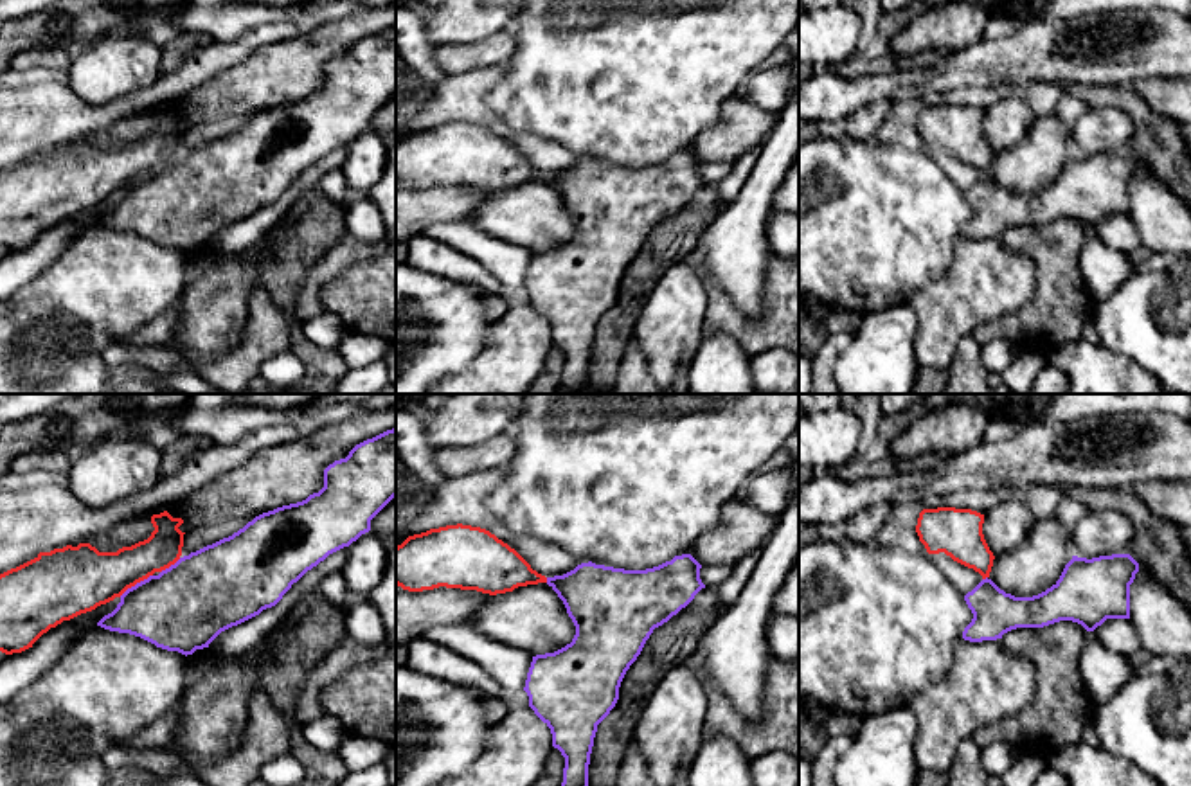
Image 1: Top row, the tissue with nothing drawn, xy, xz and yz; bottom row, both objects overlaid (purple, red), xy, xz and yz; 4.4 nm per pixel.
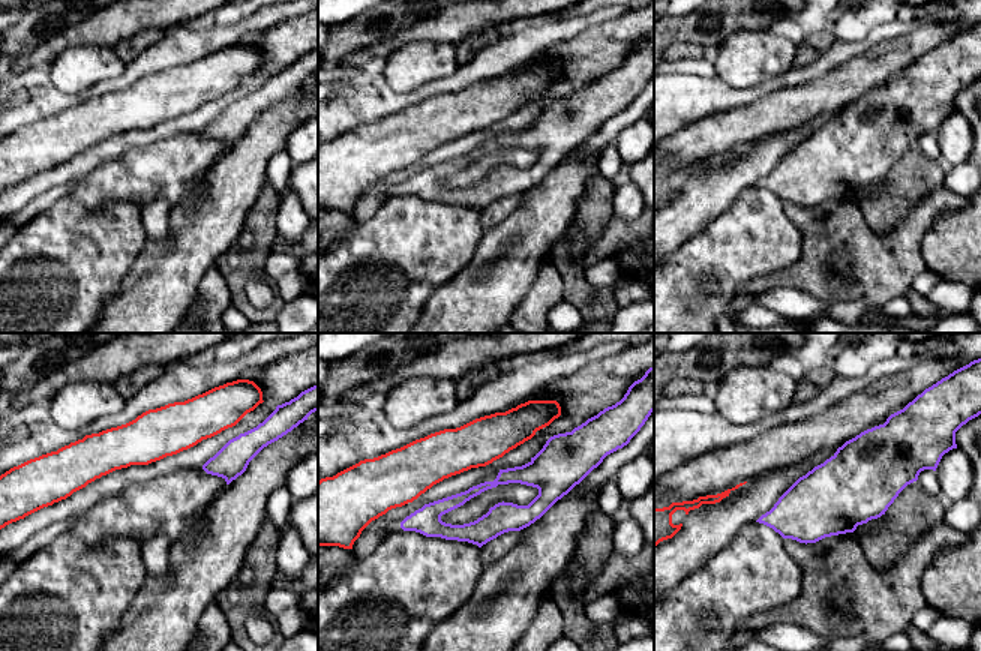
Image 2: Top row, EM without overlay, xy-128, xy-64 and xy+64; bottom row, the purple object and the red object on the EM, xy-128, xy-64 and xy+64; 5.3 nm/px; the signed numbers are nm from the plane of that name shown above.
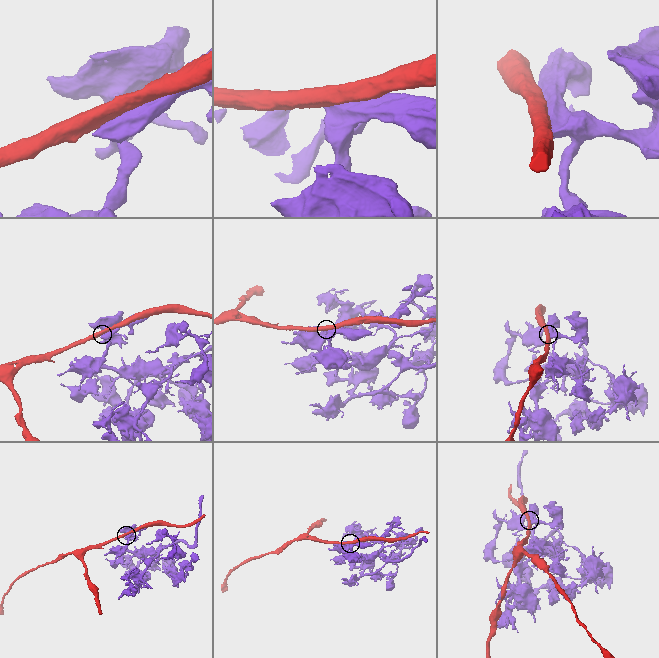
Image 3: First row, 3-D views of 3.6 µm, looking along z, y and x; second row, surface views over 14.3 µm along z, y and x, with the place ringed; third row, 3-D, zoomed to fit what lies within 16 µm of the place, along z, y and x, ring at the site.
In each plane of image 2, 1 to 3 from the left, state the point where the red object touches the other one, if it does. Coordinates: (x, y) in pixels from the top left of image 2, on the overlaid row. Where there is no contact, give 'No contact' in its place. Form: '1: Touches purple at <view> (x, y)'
1: No contact
2: No contact
3: No contact

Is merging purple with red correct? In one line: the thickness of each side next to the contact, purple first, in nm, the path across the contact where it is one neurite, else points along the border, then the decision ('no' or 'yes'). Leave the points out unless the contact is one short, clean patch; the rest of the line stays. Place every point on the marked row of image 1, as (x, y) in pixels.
380 nm thick on the purple side, 280 nm on the other; border along xy (152, 574), (119, 596); no

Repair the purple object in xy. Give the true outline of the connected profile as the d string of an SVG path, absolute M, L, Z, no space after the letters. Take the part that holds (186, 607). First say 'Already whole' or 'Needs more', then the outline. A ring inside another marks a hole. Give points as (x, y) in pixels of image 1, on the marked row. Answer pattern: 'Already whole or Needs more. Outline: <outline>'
Already whole. Outline: M396 428L356 444L345 459L335 460L324 469L324 487L306 500L263 513L228 538L207 545L158 576L128 588L117 608L104 615L97 626L140 637L157 648L193 655L225 630L237 626L263 610L275 606L282 595L308 570L324 561L329 554L349 547L362 534L371 531L371 520L396 496Z

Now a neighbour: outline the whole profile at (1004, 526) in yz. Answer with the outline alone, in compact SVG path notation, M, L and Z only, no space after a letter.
M1009 500L984 514L982 534L993 556L1013 550L1034 525L1025 502Z

